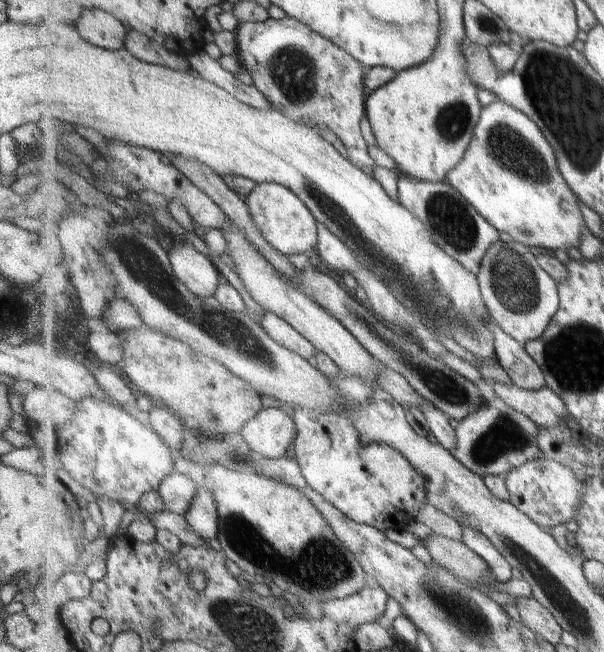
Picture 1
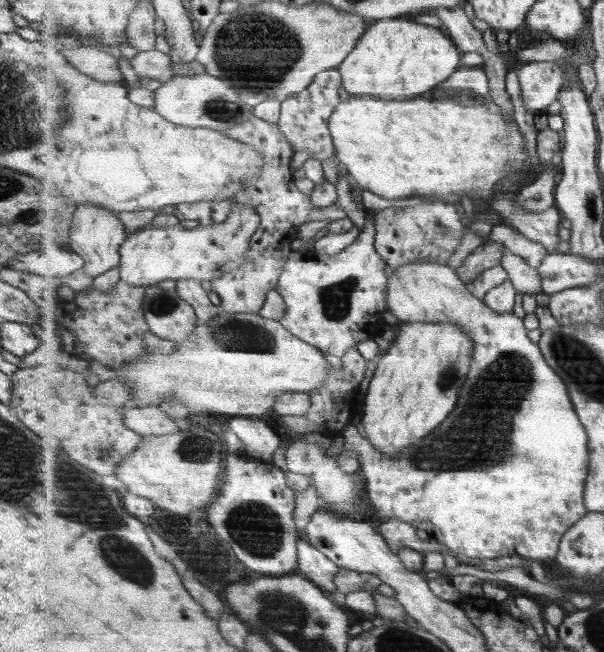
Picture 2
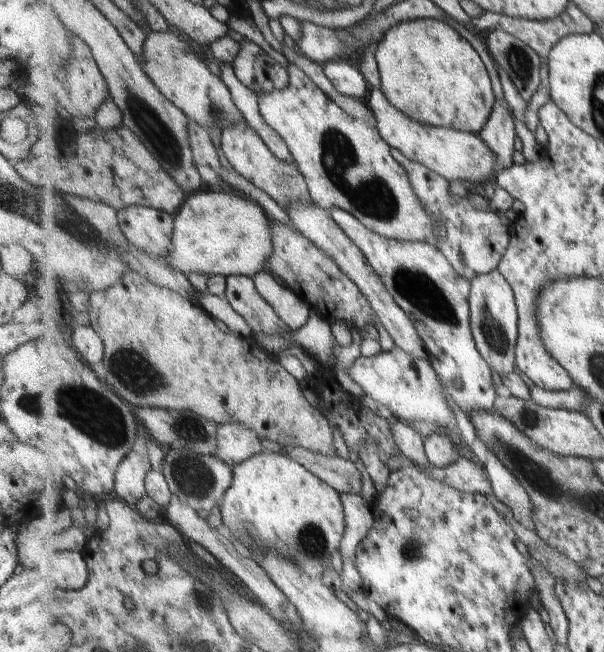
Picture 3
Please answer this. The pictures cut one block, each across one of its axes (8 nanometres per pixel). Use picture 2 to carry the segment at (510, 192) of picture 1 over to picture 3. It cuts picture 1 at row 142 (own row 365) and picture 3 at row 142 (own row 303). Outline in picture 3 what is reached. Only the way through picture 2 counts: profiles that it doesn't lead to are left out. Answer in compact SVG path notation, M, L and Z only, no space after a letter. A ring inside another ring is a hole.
M374 88L367 100L371 110L377 116L381 136L387 141L387 144L403 152L407 158L424 164L447 180L461 180L471 189L479 188L483 182L495 183L496 164L499 164L499 156L495 156L494 150L479 133L419 124L395 108L395 105L387 100L387 96L381 92L380 88Z

